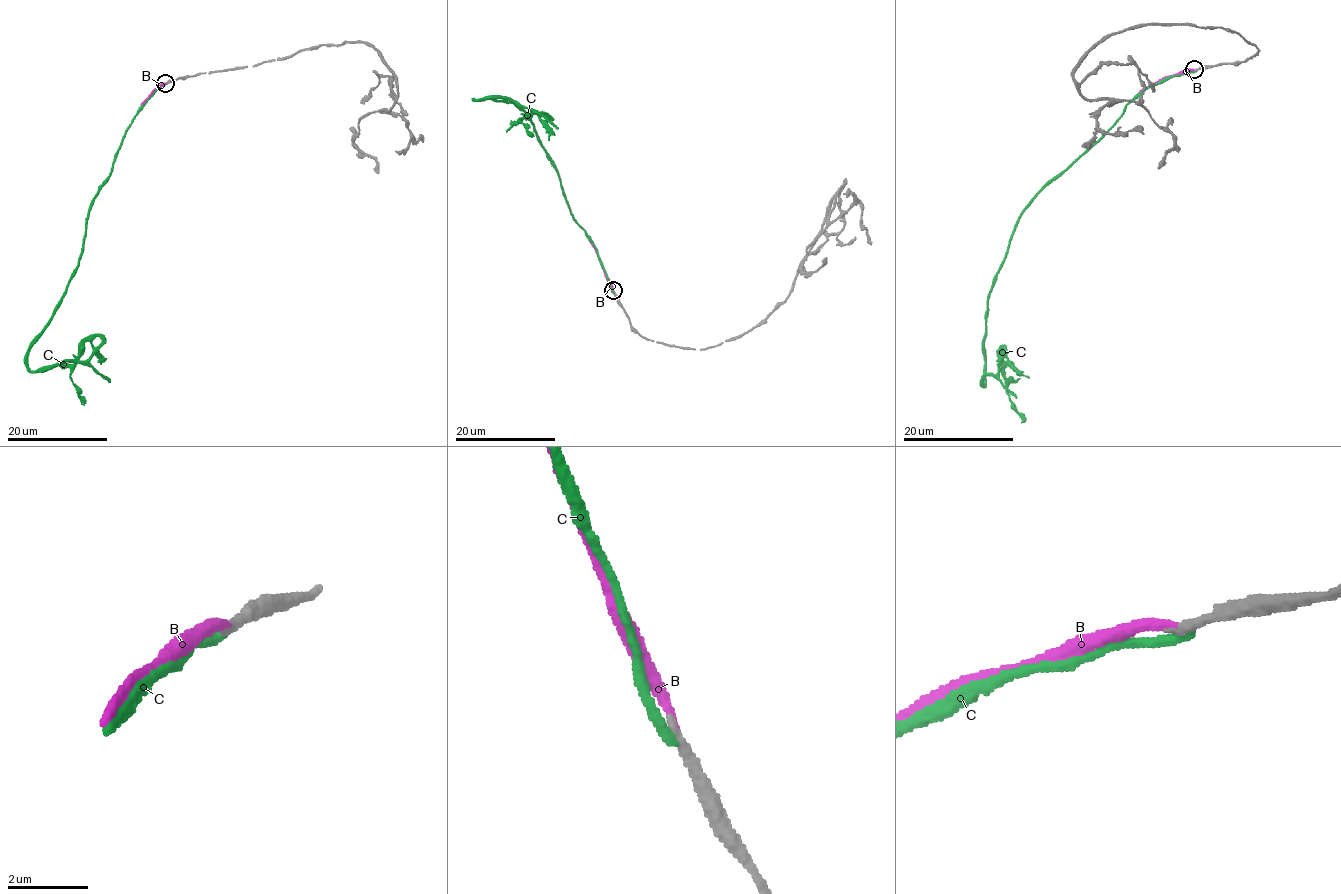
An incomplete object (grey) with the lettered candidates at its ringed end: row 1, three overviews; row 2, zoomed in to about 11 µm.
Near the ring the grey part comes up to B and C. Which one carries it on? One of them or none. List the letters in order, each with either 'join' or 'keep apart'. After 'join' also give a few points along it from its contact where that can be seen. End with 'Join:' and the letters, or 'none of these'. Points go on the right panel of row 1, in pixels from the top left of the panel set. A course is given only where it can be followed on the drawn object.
B: join; course (1193, 69), (1157, 80), (1138, 93)
C: keep apart
Join: B

